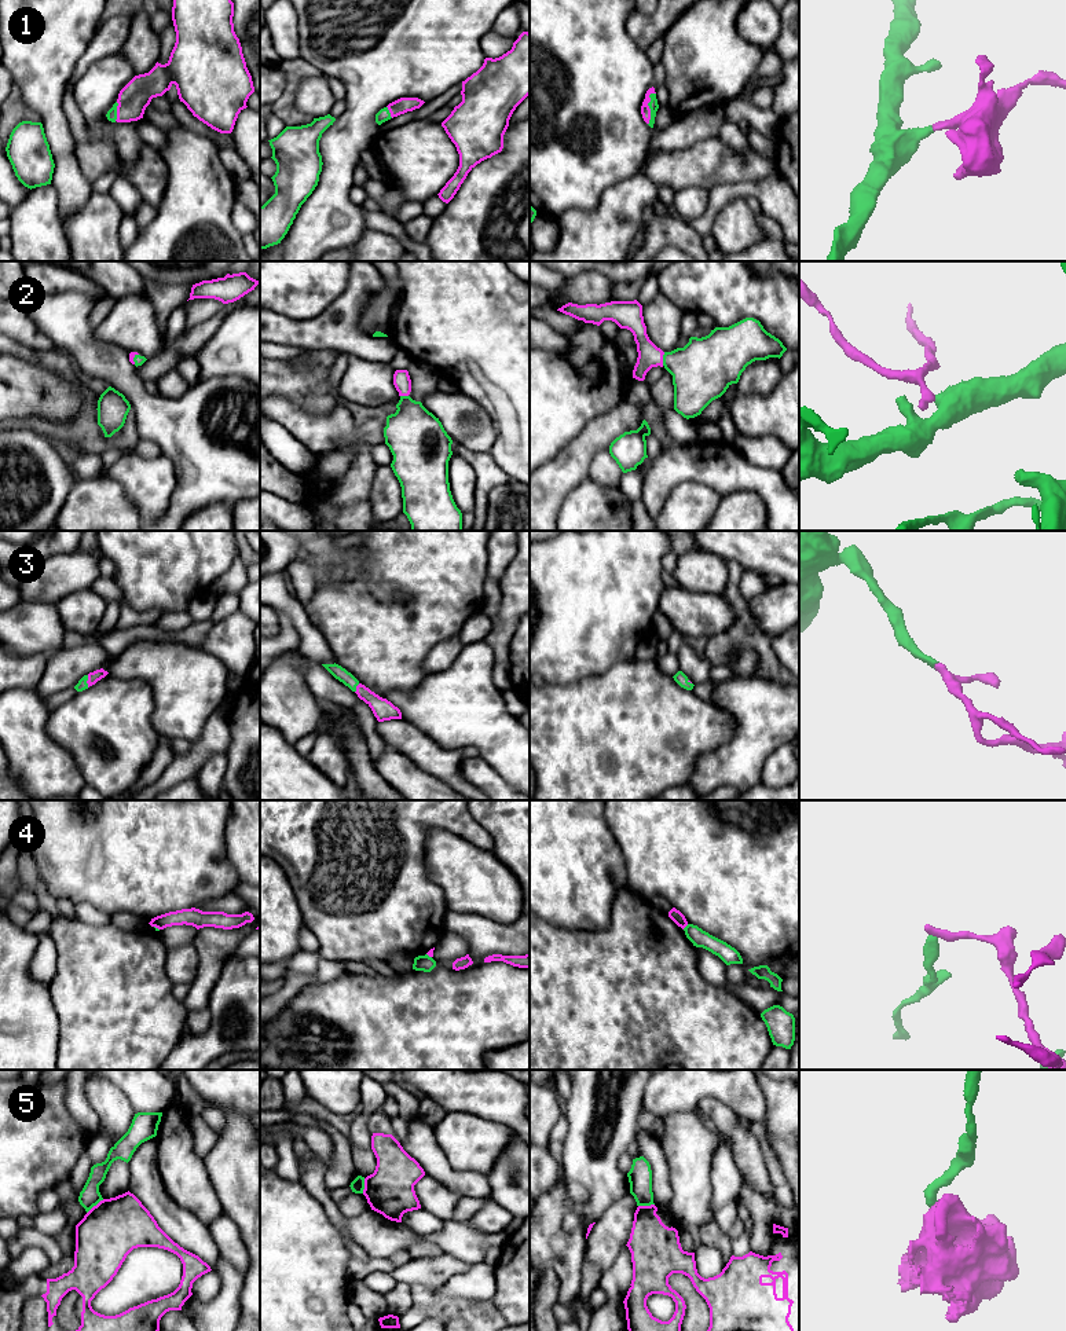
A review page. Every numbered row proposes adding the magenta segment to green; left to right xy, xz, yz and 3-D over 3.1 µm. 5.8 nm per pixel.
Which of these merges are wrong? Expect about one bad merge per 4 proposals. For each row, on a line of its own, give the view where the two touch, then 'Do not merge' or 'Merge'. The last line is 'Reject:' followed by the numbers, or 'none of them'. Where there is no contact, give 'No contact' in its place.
1: Touches green in yz. Merge
2: Touches green in yz. Merge
3: Touches green in xy. Merge
4: Touches green in yz. Do not merge
5: Touches green in xy. Do not merge
Reject: 4, 5

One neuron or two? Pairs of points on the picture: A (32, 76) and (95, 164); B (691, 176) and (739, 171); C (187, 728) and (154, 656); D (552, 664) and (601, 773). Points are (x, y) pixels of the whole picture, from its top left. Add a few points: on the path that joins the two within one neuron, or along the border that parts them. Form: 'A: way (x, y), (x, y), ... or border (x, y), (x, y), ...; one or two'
A: border (76, 142), (74, 157), (83, 173); two
B: way (703, 171), (726, 171); one
C: way (185, 710), (185, 686), (172, 674); one
D: border (592, 675), (566, 684), (545, 682); two

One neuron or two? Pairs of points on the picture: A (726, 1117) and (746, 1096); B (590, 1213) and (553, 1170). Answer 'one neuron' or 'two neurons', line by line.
A: two neurons
B: two neurons

